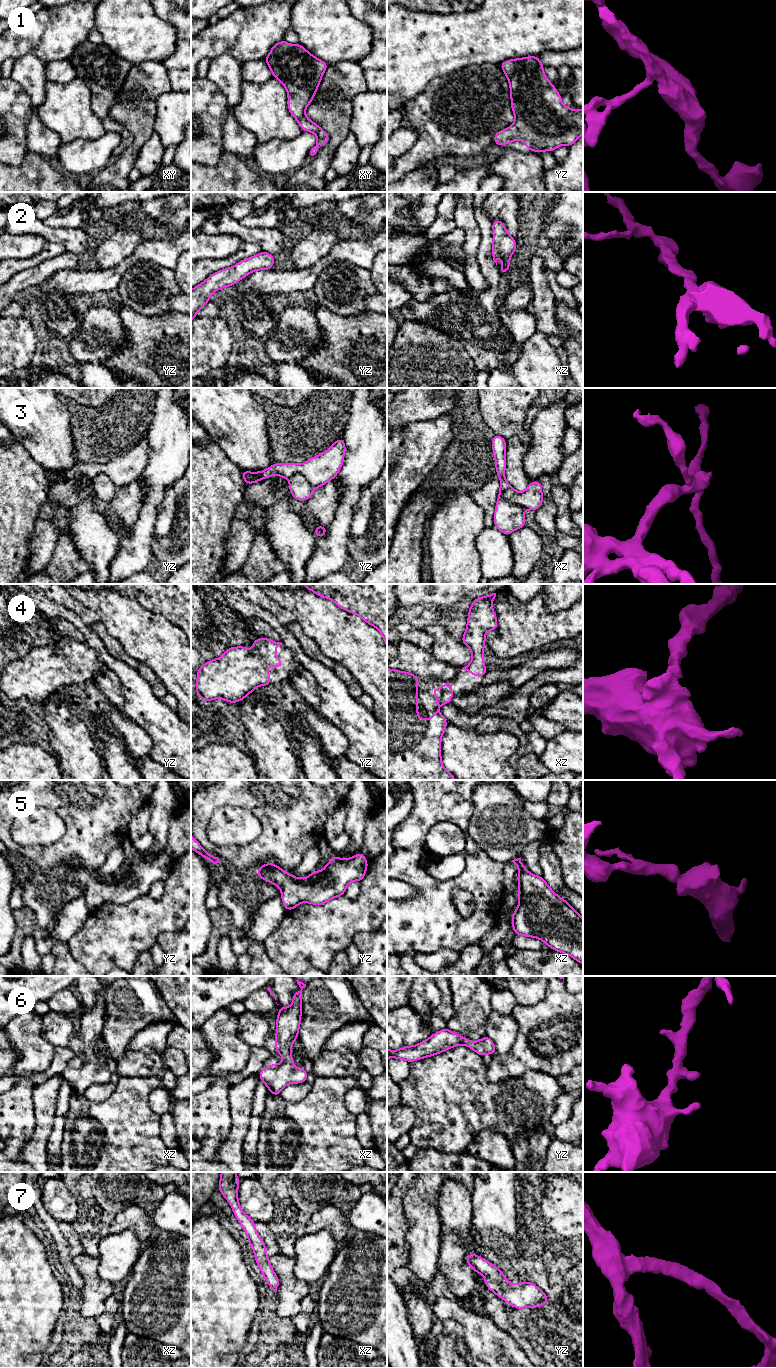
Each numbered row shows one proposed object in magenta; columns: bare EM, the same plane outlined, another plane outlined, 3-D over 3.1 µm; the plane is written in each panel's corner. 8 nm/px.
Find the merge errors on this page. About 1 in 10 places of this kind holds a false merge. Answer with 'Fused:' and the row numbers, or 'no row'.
Fused: 3

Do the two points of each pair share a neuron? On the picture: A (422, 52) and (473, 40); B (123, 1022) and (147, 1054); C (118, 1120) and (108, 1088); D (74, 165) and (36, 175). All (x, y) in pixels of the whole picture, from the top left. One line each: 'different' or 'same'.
A: same
B: different
C: different
D: different

